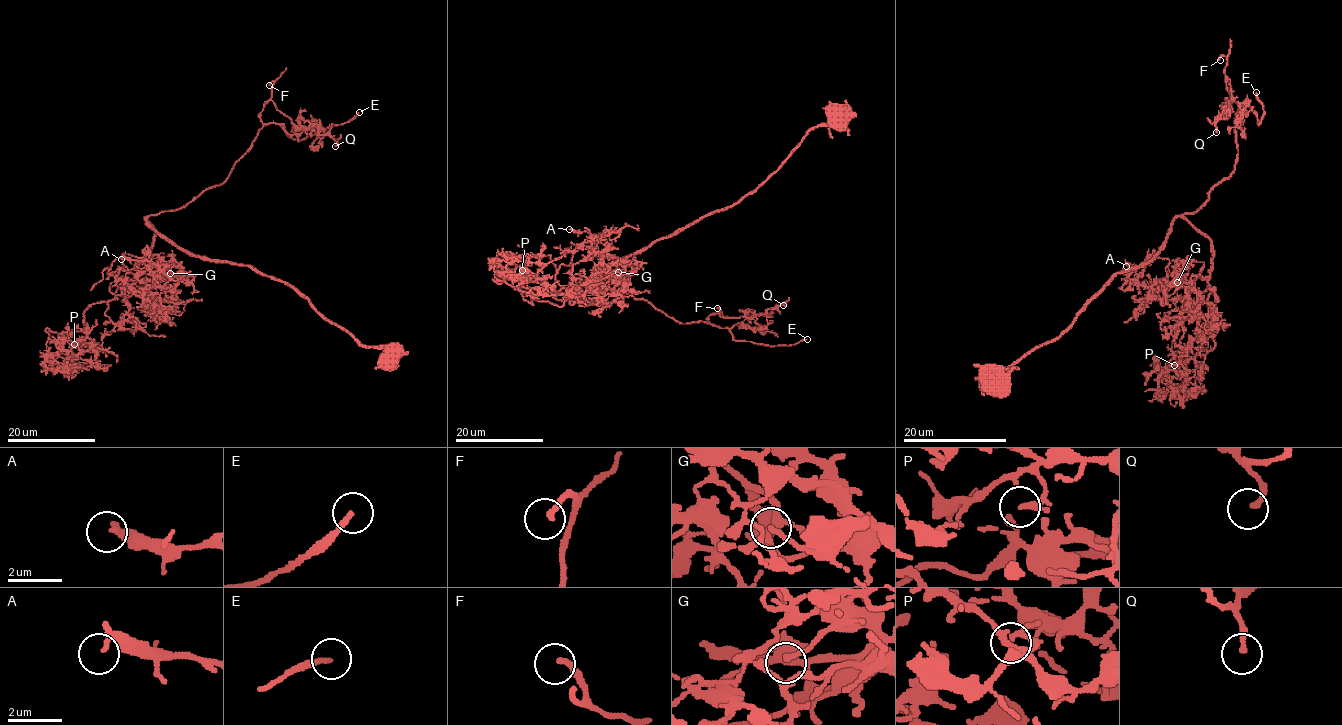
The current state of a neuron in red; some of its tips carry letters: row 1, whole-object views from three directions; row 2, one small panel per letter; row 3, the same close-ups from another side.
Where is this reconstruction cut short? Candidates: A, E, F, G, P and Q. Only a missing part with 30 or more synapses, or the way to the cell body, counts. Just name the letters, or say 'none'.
E, F

